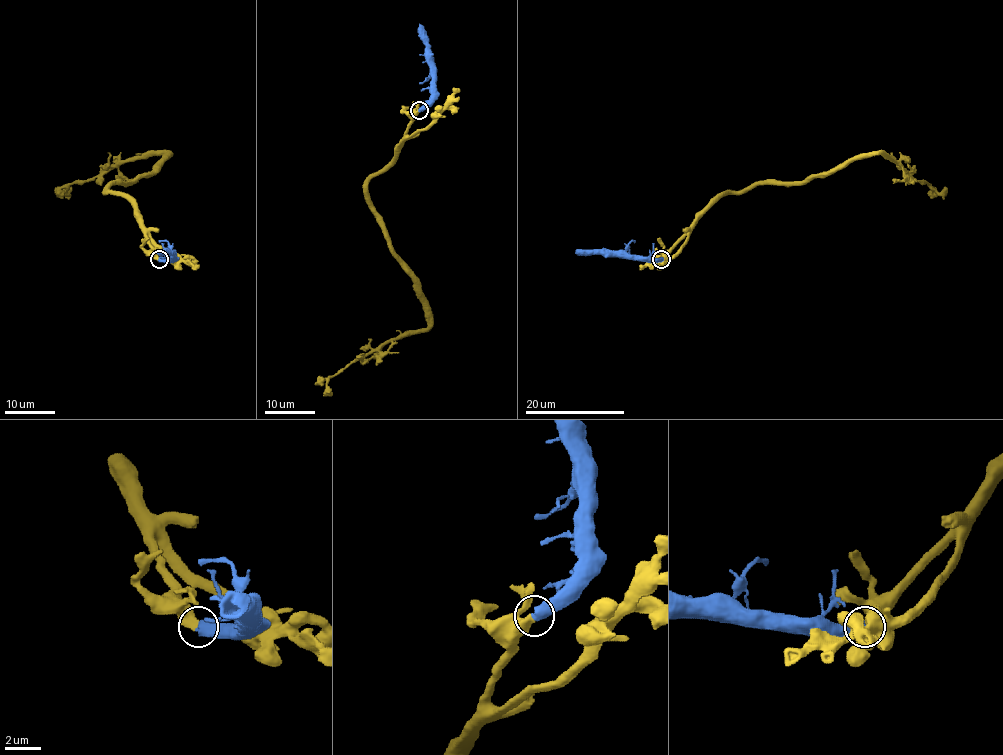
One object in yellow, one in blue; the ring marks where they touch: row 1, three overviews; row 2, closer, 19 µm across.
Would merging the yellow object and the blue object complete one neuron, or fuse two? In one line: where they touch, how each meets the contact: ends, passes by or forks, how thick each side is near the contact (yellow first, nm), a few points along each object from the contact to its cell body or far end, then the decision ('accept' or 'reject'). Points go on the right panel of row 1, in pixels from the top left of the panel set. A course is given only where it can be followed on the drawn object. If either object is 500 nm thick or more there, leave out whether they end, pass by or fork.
(661, 259) | 500/600 nm | yellow via (661, 259), (718, 197), (757, 185), (805, 183), (854, 160), (885, 155), (912, 178), (939, 192), (947, 188) | blue via (661, 259), (631, 259), (575, 251) | reject

